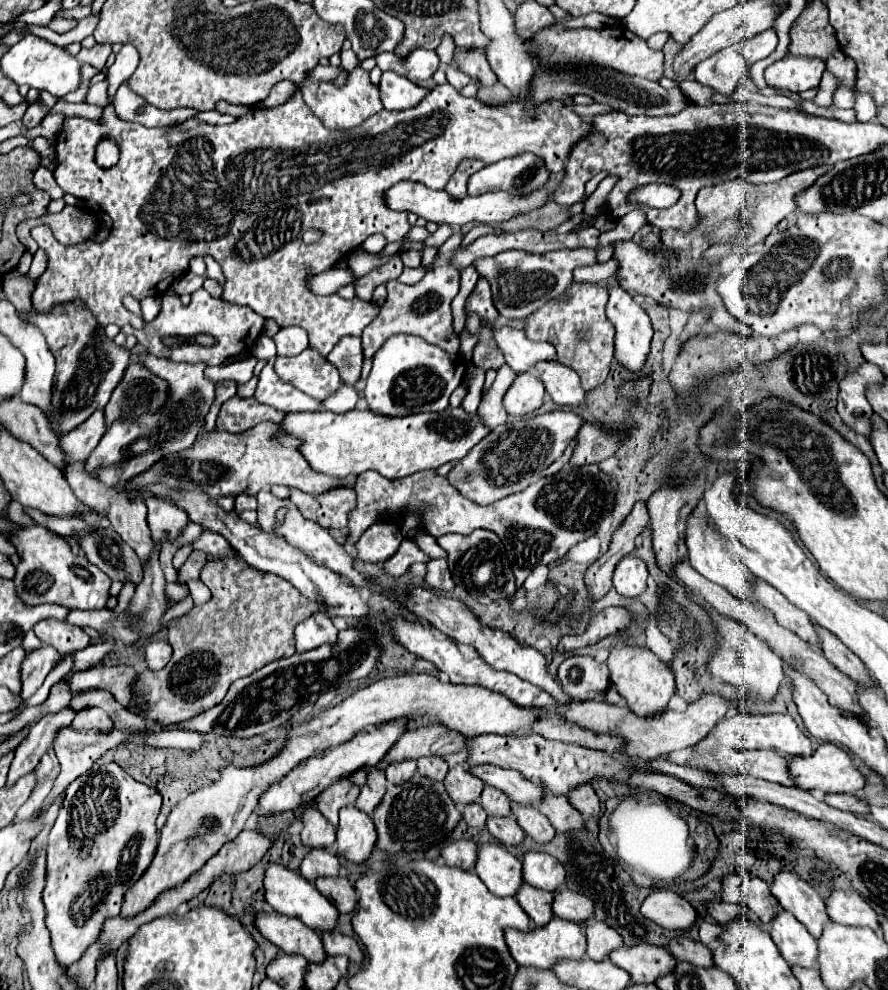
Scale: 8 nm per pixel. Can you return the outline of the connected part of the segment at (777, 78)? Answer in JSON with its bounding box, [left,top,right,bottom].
[764,55,824,93]

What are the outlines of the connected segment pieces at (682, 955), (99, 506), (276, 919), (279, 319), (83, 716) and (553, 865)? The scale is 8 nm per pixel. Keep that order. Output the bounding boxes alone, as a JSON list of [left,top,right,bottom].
[[670,937,714,967],[64,463,154,565],[256,915,326,963],[30,83,590,357],[72,707,112,731],[522,851,566,893]]

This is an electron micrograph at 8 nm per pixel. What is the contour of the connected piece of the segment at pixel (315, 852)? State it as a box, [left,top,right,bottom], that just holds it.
[300,849,338,883]

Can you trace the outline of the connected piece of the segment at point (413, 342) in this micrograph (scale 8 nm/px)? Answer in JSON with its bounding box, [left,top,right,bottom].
[364,335,466,417]

